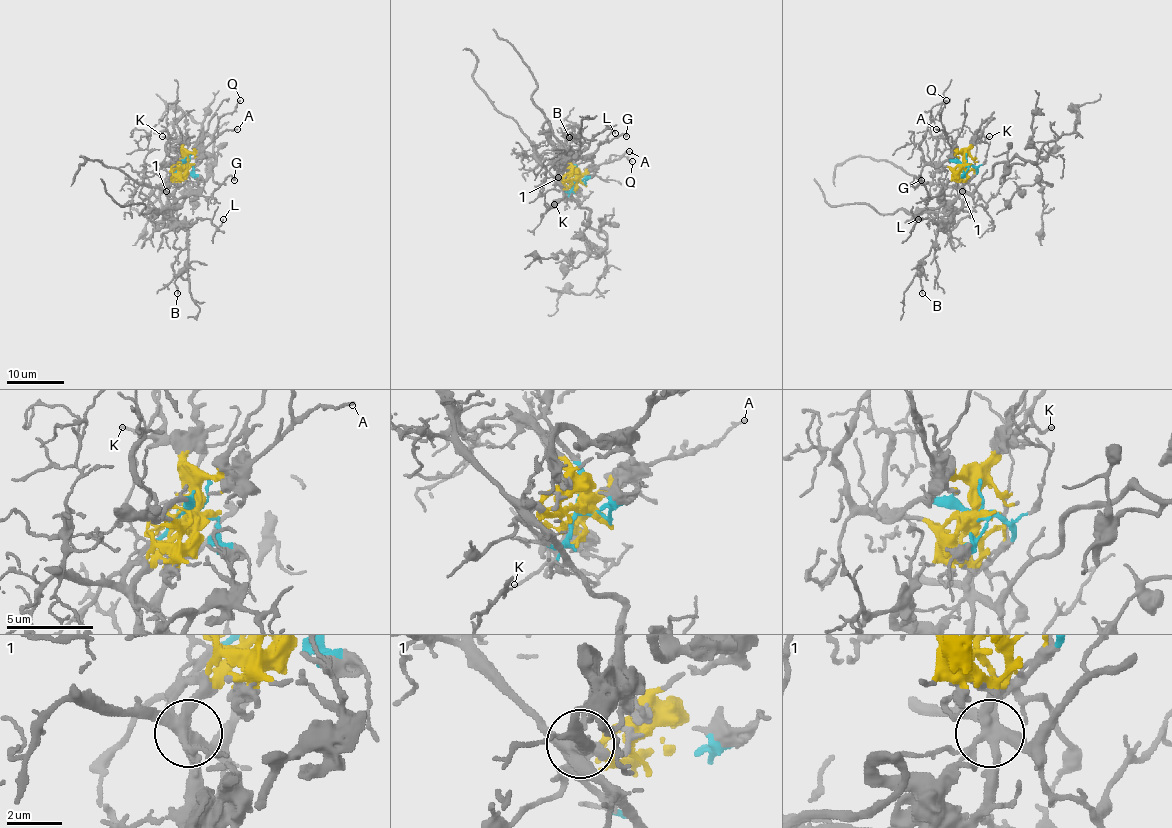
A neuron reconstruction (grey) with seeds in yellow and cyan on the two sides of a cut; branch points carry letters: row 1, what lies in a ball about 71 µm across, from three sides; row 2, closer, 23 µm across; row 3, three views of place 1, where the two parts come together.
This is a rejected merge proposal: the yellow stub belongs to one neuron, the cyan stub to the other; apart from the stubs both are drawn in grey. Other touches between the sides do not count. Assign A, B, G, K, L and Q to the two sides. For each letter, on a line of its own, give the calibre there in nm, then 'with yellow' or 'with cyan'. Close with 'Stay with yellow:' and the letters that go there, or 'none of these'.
A: 170 nm thick; with yellow
B: 140 nm thick; with yellow
G: 180 nm thick; with yellow
K: 150 nm thick; with yellow
L: 100 nm thick; with yellow
Q: 110 nm thick; with yellow
Stay with yellow: A, B, G, K, L, Q

